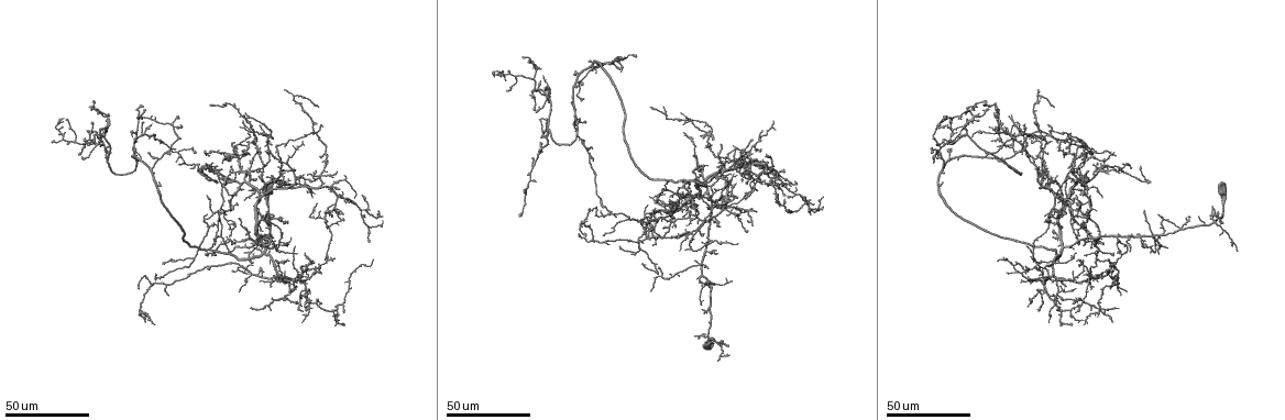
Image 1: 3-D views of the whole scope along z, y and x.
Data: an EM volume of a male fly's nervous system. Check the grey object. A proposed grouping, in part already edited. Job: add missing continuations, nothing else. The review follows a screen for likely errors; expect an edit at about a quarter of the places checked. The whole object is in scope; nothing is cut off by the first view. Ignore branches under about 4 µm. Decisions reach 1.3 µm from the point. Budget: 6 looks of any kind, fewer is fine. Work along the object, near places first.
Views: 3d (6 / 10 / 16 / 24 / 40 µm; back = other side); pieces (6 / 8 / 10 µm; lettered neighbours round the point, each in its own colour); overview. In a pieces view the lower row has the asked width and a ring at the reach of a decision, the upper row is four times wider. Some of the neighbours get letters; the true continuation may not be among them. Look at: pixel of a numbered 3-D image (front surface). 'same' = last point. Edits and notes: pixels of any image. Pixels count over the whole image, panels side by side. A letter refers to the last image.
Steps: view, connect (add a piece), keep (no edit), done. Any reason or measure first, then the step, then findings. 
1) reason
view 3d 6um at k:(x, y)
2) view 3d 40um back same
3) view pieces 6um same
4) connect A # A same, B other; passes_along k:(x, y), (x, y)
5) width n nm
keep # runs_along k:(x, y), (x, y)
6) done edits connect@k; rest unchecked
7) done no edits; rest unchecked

stops while still wide
view 3d 40um at 1:(673, 235)

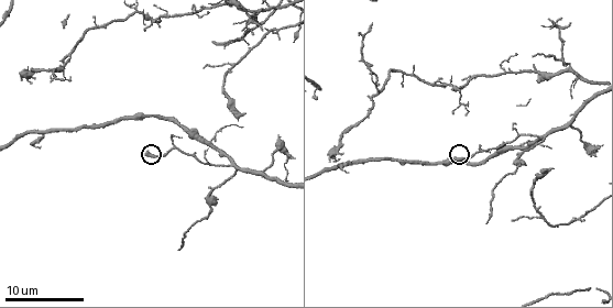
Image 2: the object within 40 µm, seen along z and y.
view pieces 6um at 2:(455, 160)

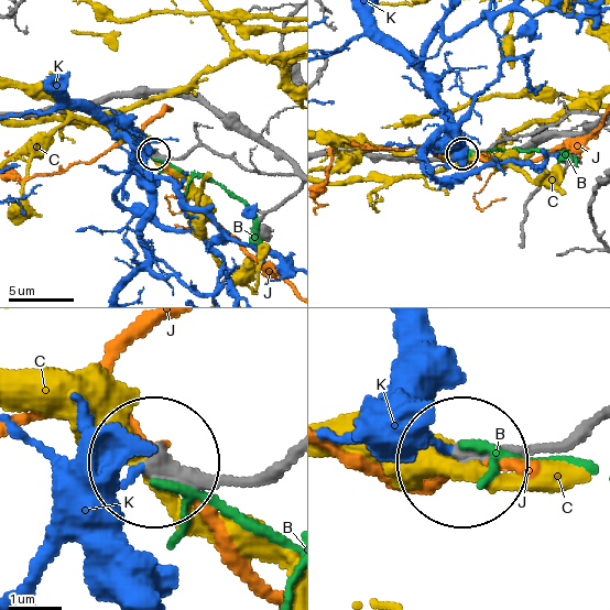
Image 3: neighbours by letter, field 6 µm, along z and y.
keep # B other, C other, J other, K other; runs_along 3:(279, 459), (226, 485), (186, 485), (152, 464); no lettered piece goes on from it

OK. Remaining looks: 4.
long arm stops here
view 3d 24um at 1:(1110, 288)

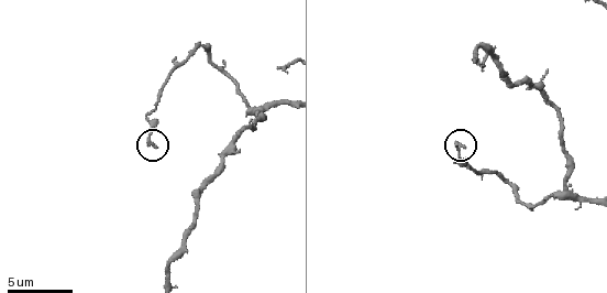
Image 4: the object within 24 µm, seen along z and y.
see the neighbours
view pieces 8um at 4:(463, 145)

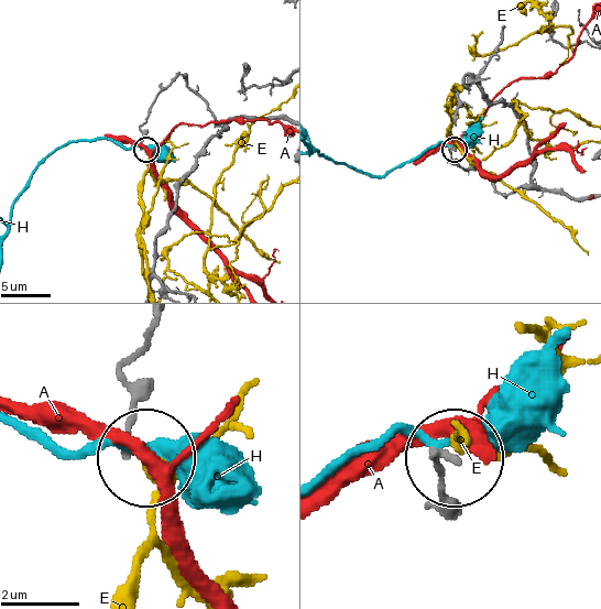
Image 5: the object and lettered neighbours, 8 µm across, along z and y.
keep # A other, E other, H other; none of them fits

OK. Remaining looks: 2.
tapers out
view 3d 40um at 1:(1137, 232)

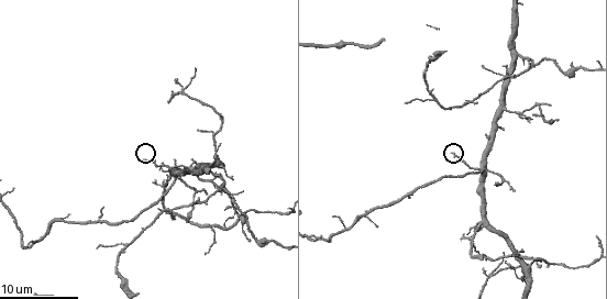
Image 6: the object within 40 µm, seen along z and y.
view pieces 6um at 6:(451, 153)

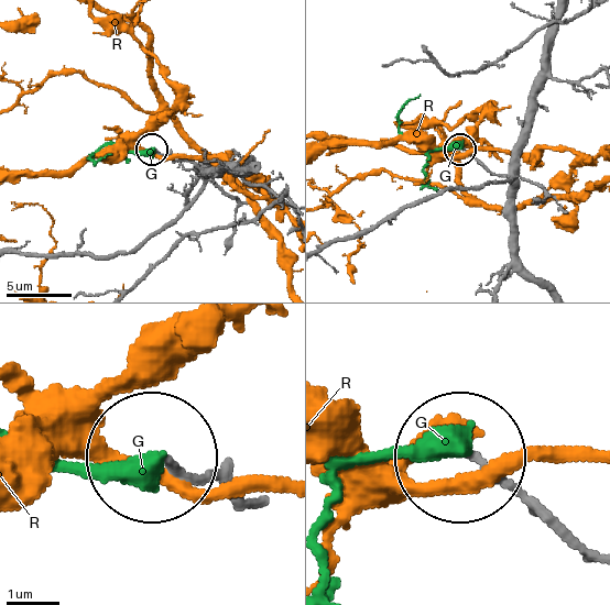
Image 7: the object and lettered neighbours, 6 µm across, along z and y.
keep # G other, R other; none of them fits

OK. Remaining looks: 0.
done no edits; rest unchecked

